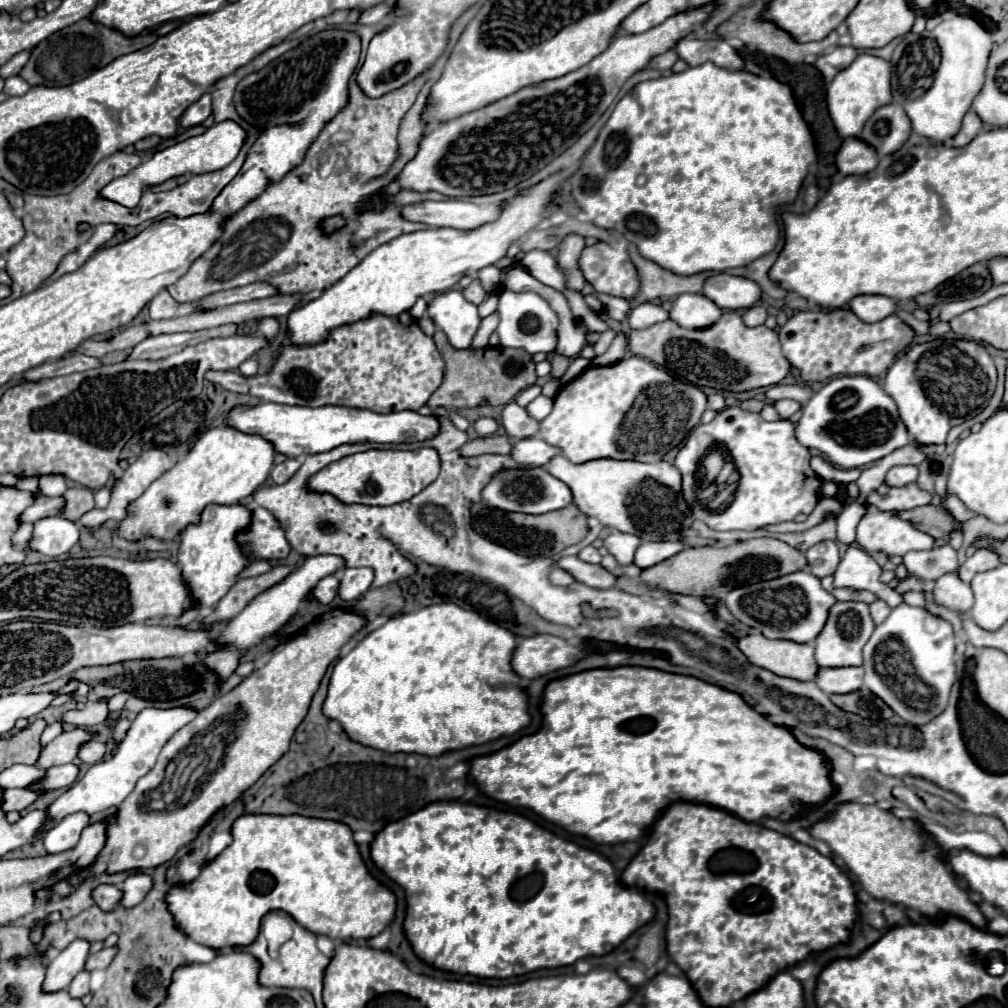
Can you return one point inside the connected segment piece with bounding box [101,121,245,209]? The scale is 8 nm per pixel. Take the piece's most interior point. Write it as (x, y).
(217, 147)

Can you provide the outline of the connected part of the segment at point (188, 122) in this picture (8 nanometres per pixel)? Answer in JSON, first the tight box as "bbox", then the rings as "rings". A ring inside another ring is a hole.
{"bbox":[181,93,211,129],"rings":[[[205,93],[201,99],[197,99],[181,117],[181,127],[189,129],[195,125],[201,125],[211,115],[211,95]]]}

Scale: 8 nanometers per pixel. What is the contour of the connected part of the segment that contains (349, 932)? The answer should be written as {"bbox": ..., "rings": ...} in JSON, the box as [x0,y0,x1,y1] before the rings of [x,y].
{"bbox":[165,815,395,949],"rings":[[[241,815],[231,825],[231,837],[233,843],[215,859],[207,861],[199,877],[189,883],[173,885],[165,895],[167,911],[175,927],[195,943],[211,949],[253,943],[259,933],[261,917],[271,909],[289,913],[315,935],[343,941],[369,939],[391,923],[395,915],[395,895],[369,875],[359,857],[353,833],[345,823],[303,815]]]}

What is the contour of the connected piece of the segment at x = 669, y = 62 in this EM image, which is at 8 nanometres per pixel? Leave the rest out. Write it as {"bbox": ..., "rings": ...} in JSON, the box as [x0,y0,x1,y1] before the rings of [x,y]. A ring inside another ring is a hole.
{"bbox":[649,49,679,71],"rings":[[[669,49],[667,53],[653,57],[653,59],[651,59],[651,63],[649,63],[649,67],[651,67],[651,69],[659,69],[659,71],[665,71],[665,69],[671,69],[671,67],[673,67],[673,63],[675,63],[677,59],[679,59],[677,51]]]}

